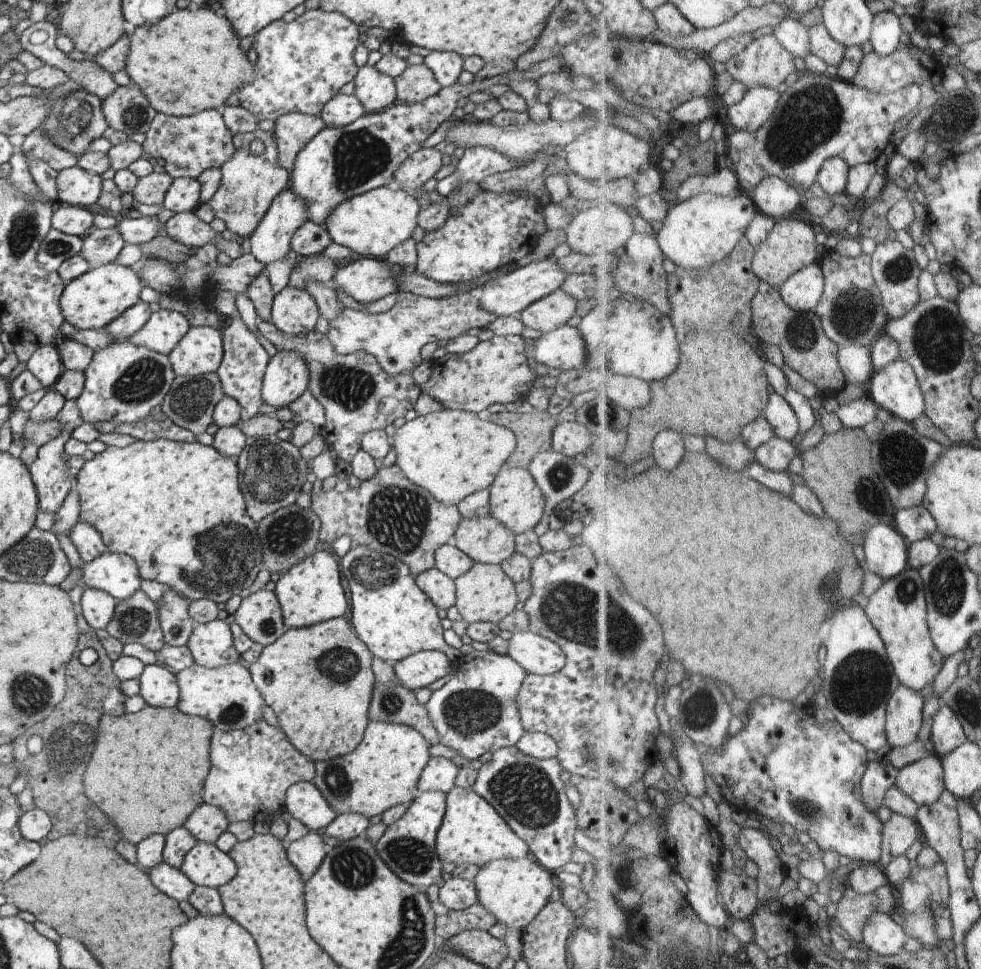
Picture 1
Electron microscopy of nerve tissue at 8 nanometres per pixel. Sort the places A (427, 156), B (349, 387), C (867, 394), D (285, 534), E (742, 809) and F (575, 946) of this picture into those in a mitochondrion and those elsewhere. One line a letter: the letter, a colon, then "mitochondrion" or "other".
A: other
B: mitochondrion
C: other
D: mitochondrion
E: other
F: other

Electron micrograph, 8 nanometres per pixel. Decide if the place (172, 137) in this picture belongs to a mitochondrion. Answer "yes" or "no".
yes

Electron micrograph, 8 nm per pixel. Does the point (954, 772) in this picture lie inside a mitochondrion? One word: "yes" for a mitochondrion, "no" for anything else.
no

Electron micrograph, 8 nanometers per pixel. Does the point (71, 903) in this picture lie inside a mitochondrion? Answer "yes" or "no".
no

